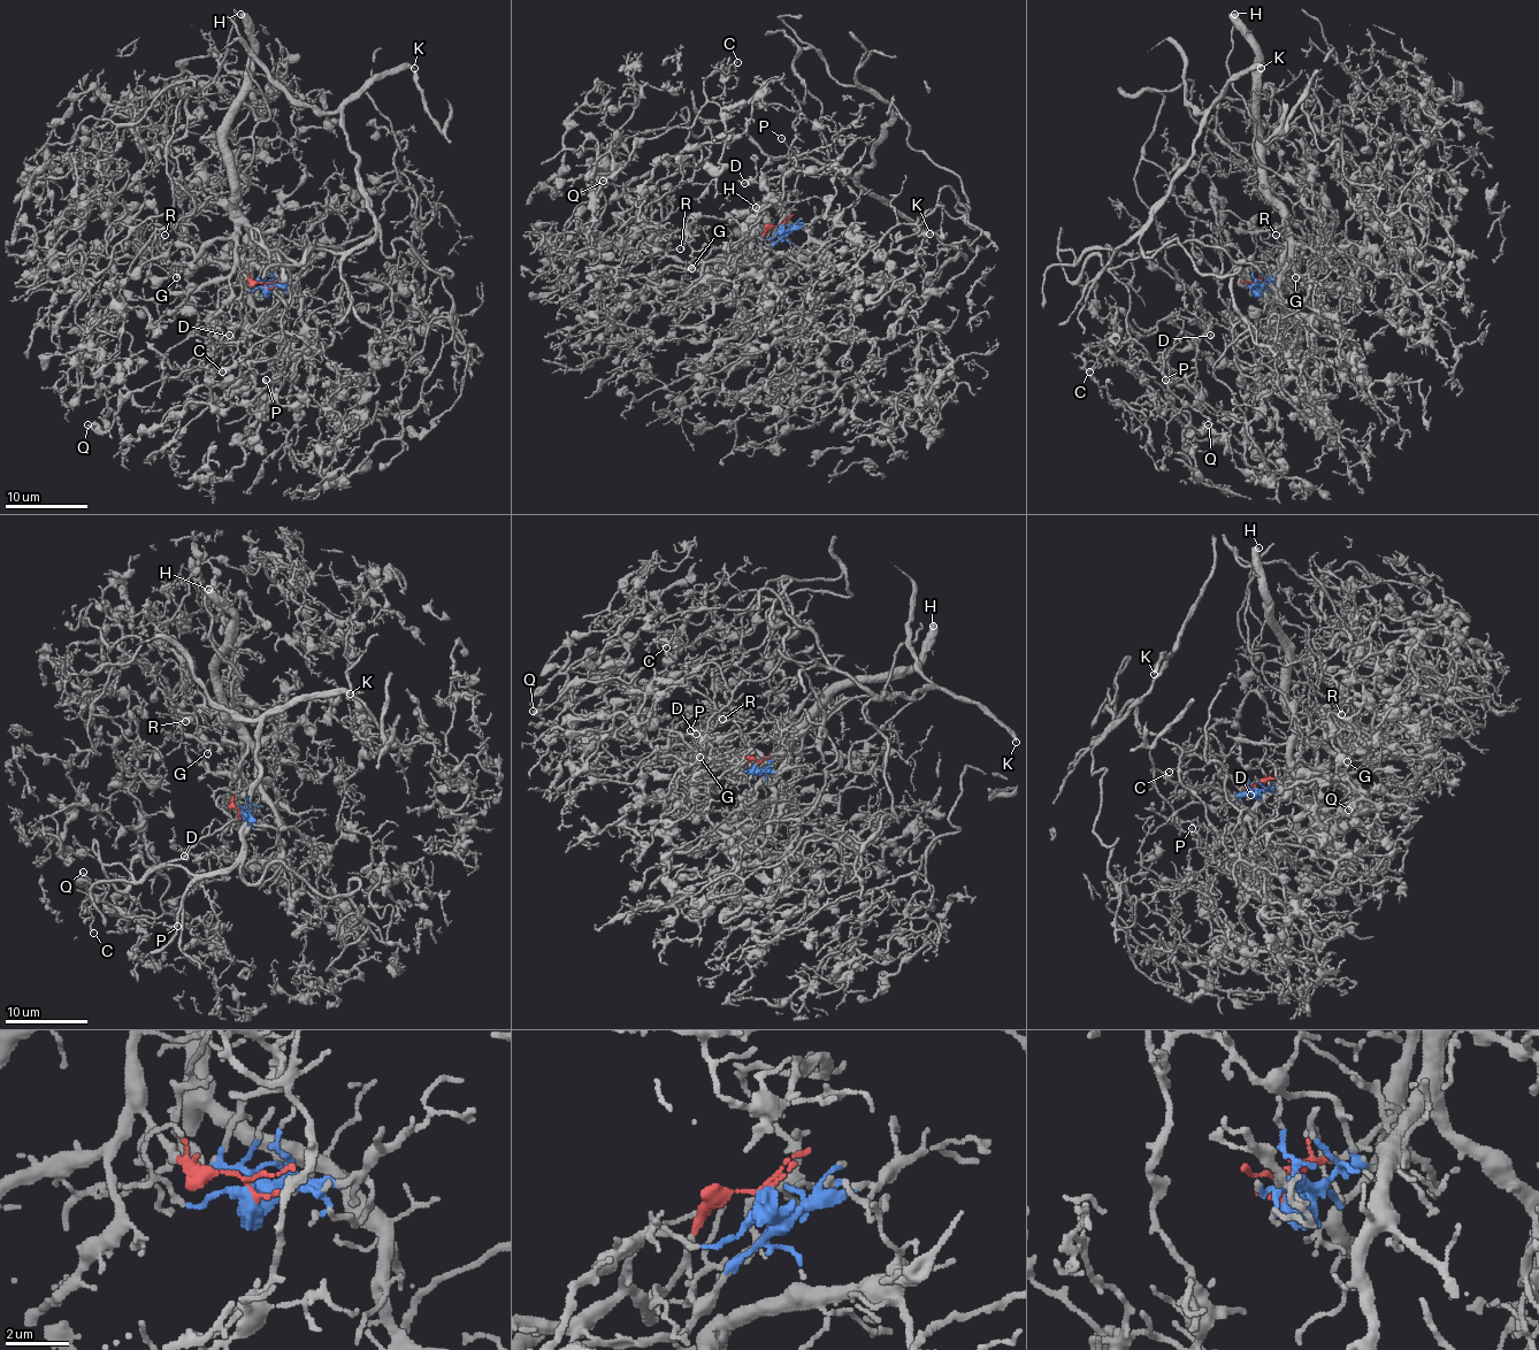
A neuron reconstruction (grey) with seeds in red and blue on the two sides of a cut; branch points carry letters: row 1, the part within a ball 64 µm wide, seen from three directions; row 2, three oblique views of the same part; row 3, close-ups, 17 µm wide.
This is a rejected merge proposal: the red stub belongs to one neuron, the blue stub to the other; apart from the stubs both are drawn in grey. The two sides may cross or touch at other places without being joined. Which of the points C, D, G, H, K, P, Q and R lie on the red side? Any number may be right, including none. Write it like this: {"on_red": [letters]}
{"on_red": ["G", "H", "R"]}

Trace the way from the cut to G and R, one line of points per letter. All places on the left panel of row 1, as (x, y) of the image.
G: (266, 286), (250, 281), (237, 266), (236, 243), (231, 239), (213, 239), (192, 260), (177, 266), (176, 278)
R: (266, 286), (237, 266), (231, 239), (213, 239), (192, 260), (166, 262), (151, 253), (151, 243), (166, 235)

